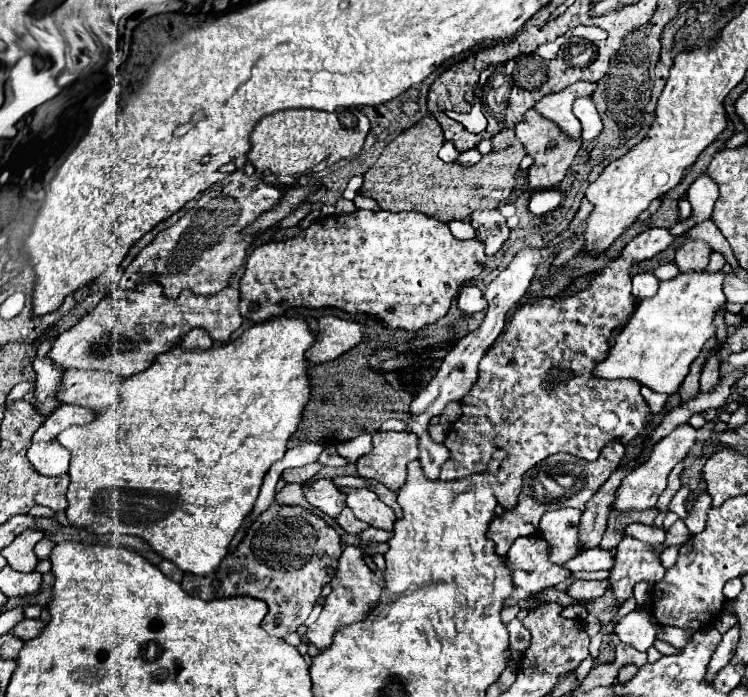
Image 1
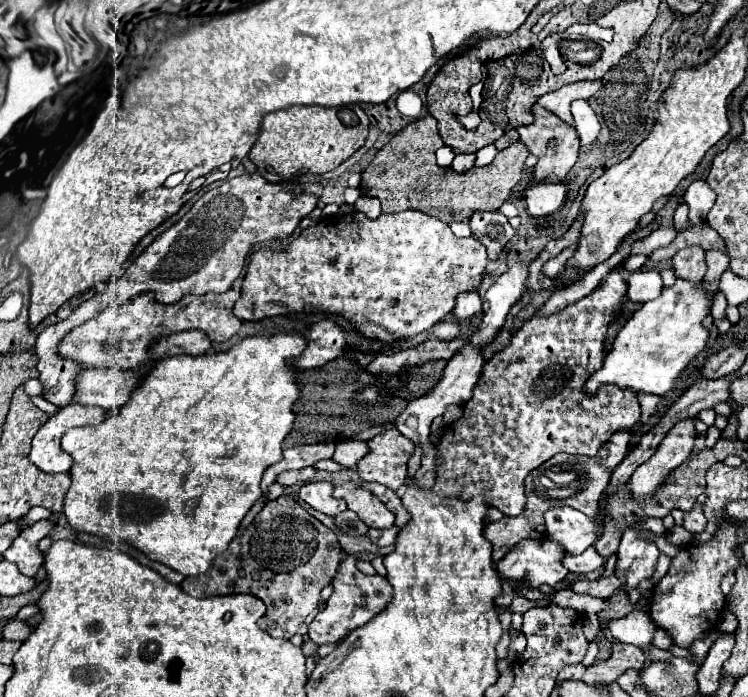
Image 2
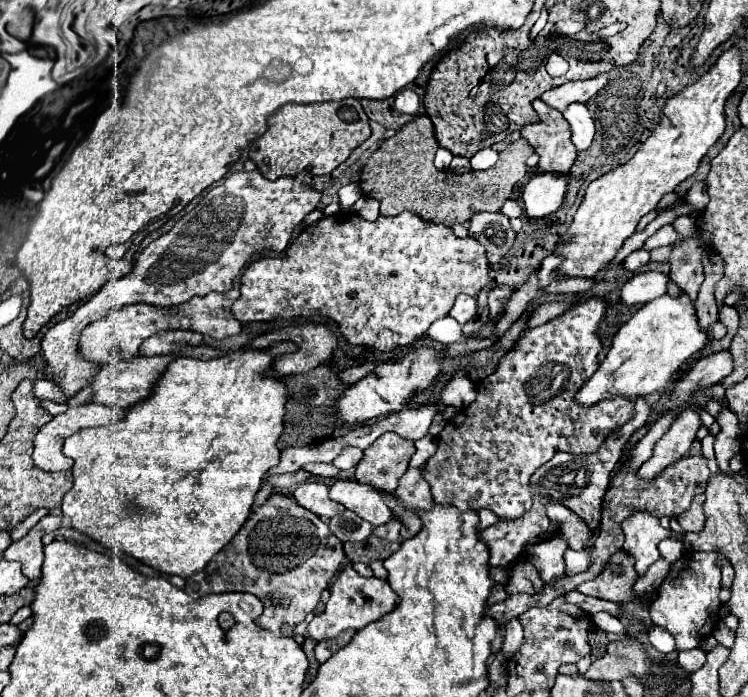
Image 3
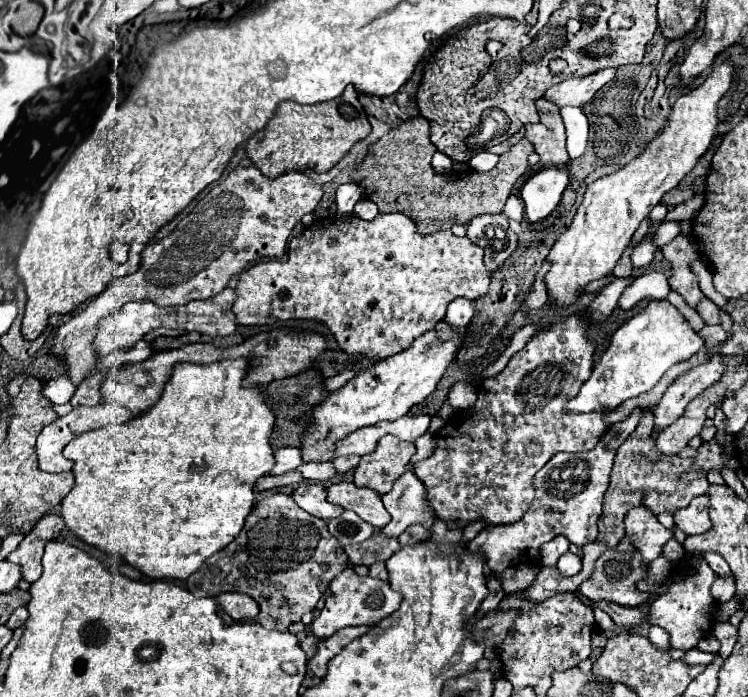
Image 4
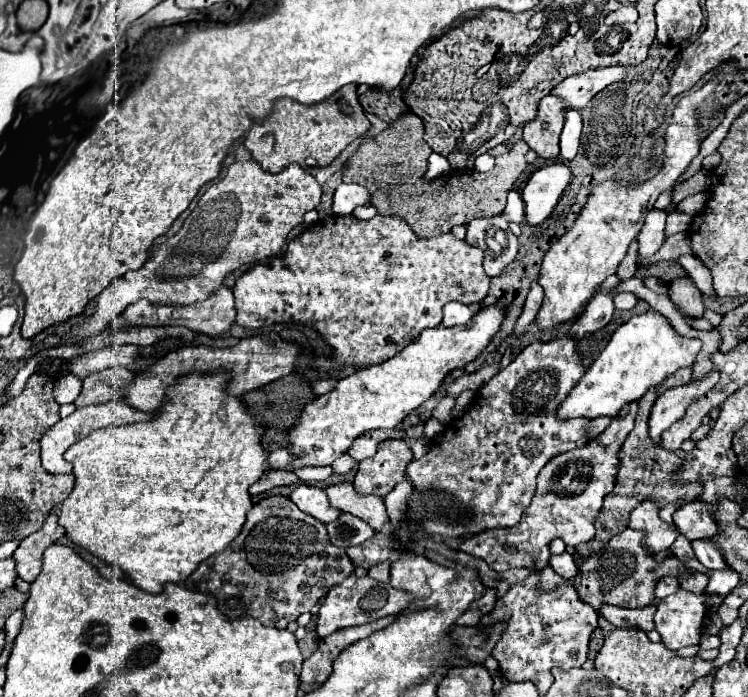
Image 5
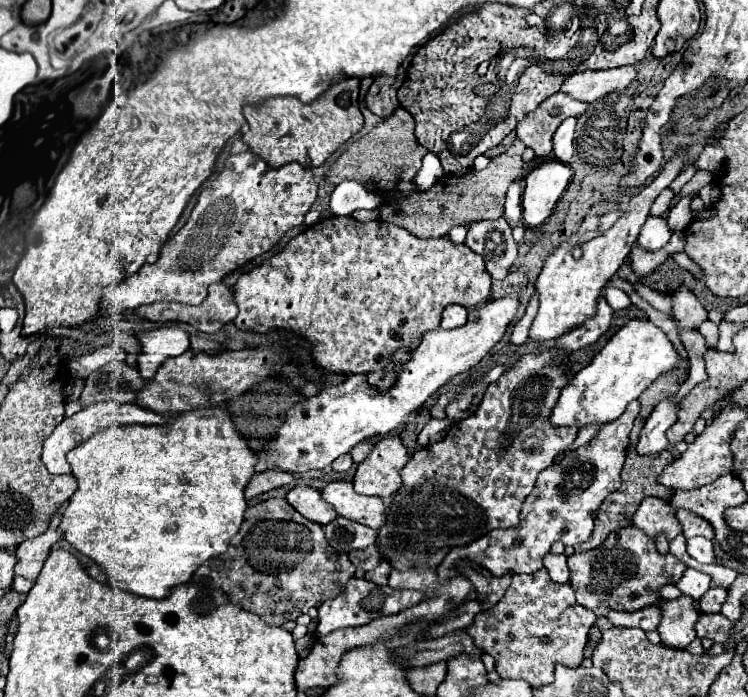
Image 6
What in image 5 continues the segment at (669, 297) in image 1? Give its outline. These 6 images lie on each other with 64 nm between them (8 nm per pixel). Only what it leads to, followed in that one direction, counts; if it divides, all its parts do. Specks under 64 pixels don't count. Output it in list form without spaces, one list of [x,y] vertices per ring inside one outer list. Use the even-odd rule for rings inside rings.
[[[648,310],[642,316],[632,316],[622,324],[610,338],[608,346],[584,372],[580,382],[570,390],[570,394],[560,402],[556,416],[560,420],[570,418],[616,418],[624,404],[638,400],[648,388],[666,380],[678,368],[692,366],[700,350],[700,340],[682,338],[672,324],[658,312]]]

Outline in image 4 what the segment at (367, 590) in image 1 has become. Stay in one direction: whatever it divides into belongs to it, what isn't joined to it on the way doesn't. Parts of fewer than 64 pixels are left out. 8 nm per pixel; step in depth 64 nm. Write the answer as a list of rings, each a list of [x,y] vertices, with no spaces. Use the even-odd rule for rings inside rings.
[[[352,568],[344,570],[338,578],[330,584],[330,596],[324,602],[324,608],[320,610],[318,618],[312,622],[312,632],[316,638],[328,638],[336,630],[342,630],[346,626],[362,626],[362,624],[376,624],[382,618],[396,612],[402,604],[402,594],[394,592],[388,582],[376,580],[376,578],[360,578]]]

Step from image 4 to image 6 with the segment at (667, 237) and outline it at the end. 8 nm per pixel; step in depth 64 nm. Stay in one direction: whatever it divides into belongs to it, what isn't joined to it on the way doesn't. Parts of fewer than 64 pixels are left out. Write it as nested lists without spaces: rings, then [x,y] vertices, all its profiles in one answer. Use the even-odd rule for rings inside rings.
[[[692,192],[692,194],[688,194],[688,196],[684,196],[674,208],[670,208],[670,212],[668,212],[668,228],[672,230],[672,232],[684,232],[686,228],[688,228],[688,224],[692,222],[692,210],[690,210],[690,202],[692,202],[692,198],[696,198],[698,196],[698,192]]]

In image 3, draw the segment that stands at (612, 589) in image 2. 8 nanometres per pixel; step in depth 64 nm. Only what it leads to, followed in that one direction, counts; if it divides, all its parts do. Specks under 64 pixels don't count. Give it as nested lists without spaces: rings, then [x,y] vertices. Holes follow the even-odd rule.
[[[618,550],[614,556],[610,556],[600,576],[590,582],[582,582],[578,590],[586,596],[624,604],[638,598],[634,592],[636,580],[638,580],[638,572],[634,568],[634,558],[630,554],[624,554],[624,550]],[[610,564],[612,564],[612,570],[610,570]]]

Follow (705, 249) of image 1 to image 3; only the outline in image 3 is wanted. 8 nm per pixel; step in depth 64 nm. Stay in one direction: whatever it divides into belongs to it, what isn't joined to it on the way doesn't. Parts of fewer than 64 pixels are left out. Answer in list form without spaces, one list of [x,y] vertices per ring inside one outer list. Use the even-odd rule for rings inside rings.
[[[680,240],[672,246],[670,252],[670,280],[688,294],[690,300],[696,300],[700,284],[704,282],[704,272],[702,272],[702,248],[692,240]]]

